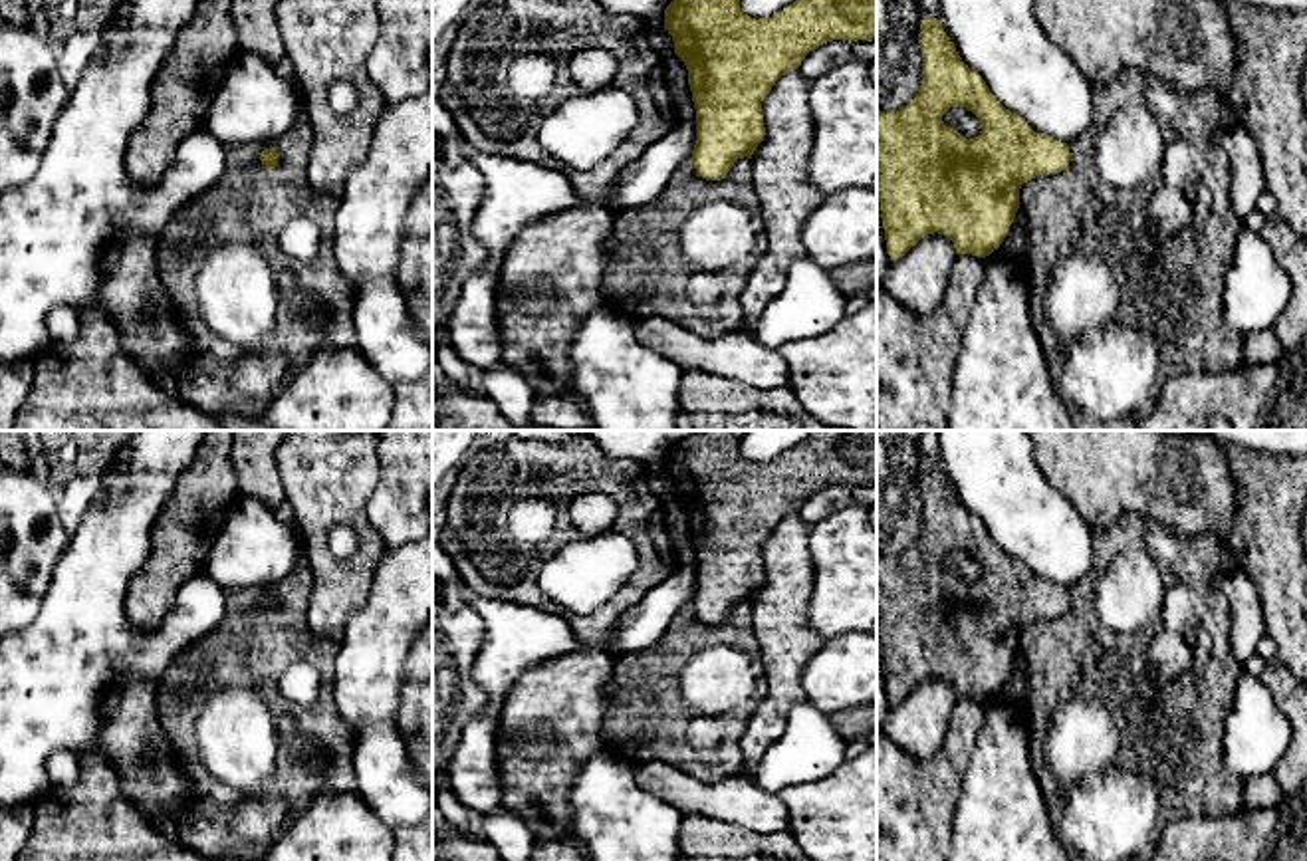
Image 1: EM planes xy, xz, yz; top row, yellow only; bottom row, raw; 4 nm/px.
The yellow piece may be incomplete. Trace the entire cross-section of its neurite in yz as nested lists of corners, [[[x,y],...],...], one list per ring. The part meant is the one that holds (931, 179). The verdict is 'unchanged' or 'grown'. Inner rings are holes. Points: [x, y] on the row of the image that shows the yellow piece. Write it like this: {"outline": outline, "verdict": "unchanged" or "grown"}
{"outline": [[[936,18],[922,20],[922,85],[896,113],[877,109],[877,188],[887,252],[902,258],[926,234],[944,234],[956,254],[990,256],[1004,242],[1019,208],[1019,188],[1039,175],[1069,171],[1069,145],[1035,133],[1006,109],[986,81],[958,56]],[[950,107],[966,107],[982,125],[974,139],[942,123]]], "verdict": "unchanged"}

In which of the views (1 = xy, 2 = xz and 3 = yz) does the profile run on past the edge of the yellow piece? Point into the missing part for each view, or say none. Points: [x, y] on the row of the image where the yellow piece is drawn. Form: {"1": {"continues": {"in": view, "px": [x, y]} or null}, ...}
{"1": {"continues": null}, "2": {"continues": null}, "3": {"continues": null}}

